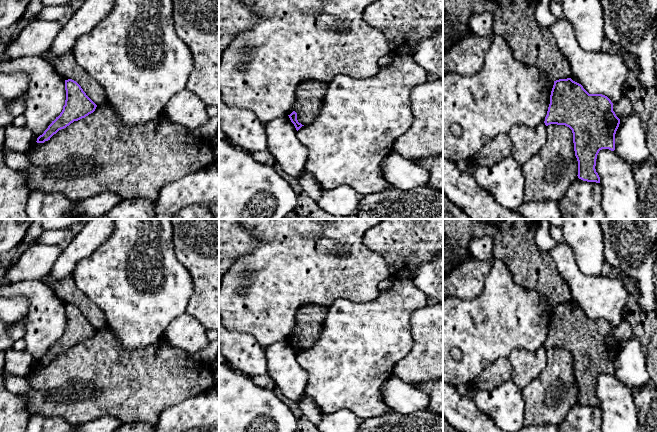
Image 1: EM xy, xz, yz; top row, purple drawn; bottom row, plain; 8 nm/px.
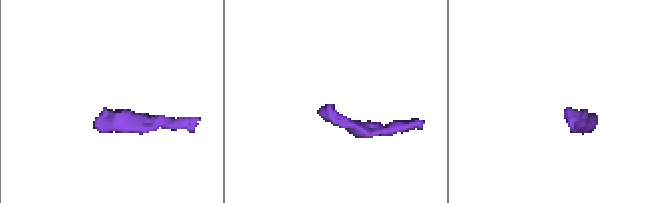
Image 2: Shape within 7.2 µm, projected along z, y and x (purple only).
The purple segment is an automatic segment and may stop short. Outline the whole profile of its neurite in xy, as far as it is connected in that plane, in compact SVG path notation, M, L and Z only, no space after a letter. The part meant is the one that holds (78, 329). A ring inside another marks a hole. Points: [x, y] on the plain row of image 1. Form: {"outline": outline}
{"outline": "M72 303L65 304L65 314L66 324L62 336L52 345L44 357L37 362L37 367L44 367L50 364L59 354L95 335L97 329L86 319L76 305Z"}

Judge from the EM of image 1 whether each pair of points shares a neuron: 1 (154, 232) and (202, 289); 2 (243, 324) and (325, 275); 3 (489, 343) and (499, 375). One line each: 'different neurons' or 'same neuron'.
1: different neurons
2: same neuron
3: different neurons

